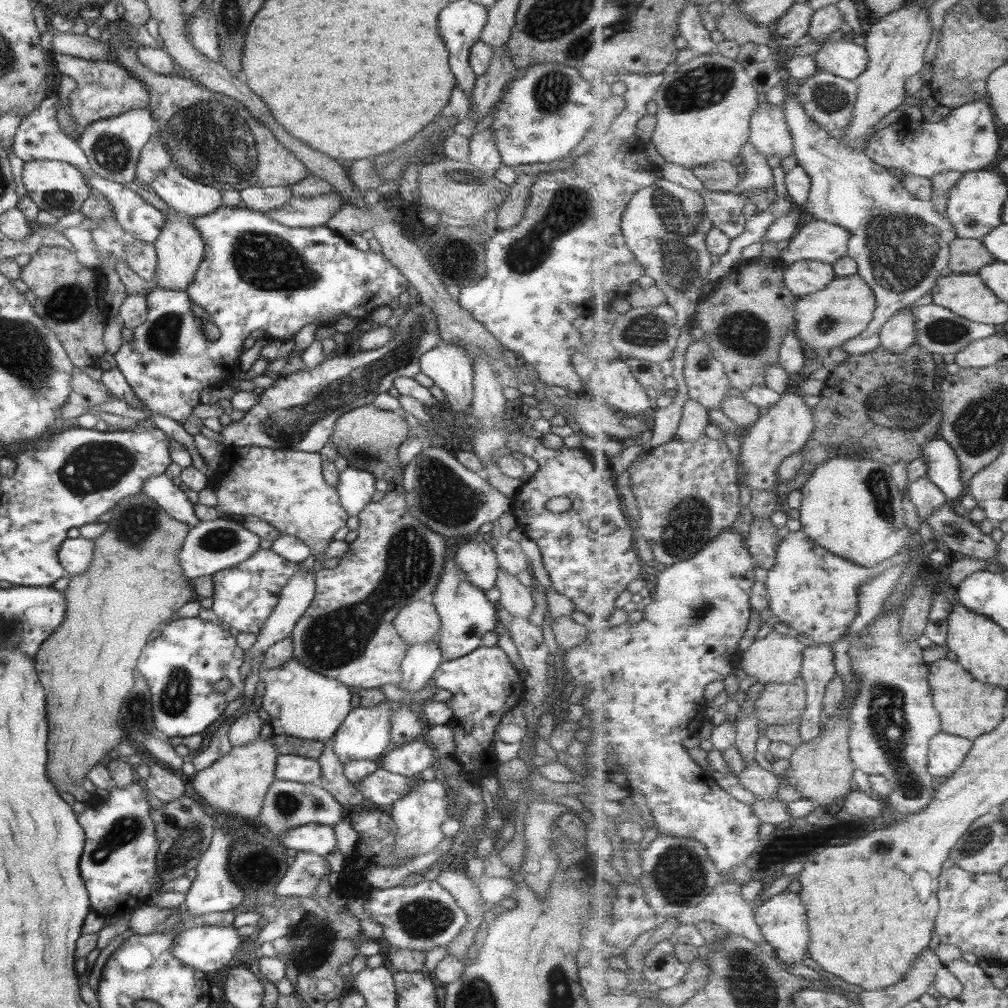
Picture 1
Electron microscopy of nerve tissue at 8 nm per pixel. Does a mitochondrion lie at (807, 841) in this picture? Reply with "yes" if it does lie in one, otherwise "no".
no

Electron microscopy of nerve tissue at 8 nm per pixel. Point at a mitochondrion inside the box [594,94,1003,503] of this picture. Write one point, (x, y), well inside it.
(902, 249)

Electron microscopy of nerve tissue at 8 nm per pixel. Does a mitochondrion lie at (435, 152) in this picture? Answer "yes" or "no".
no

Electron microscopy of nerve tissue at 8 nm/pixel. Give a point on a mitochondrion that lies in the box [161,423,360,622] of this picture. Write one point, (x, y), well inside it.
(218, 539)

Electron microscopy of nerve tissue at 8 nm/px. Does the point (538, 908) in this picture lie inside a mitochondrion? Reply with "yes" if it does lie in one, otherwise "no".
no

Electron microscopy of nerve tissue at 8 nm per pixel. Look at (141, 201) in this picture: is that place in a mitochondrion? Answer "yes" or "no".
no

